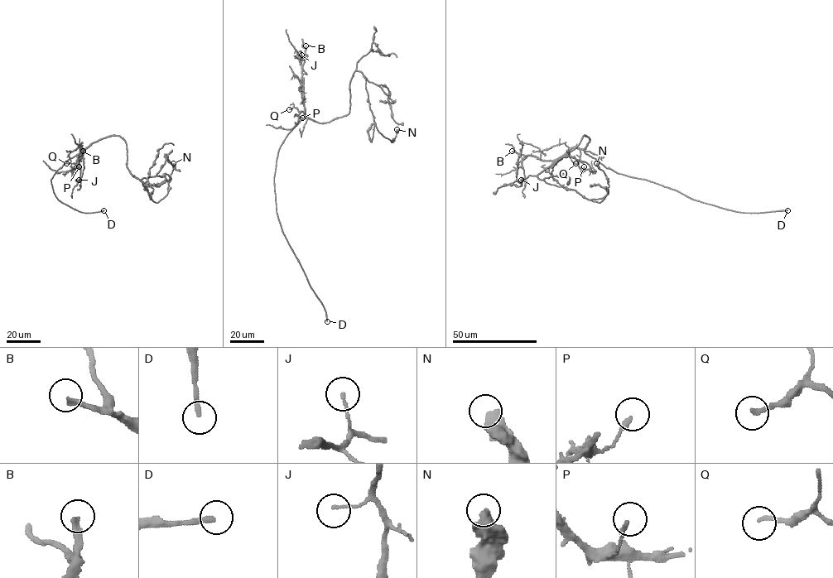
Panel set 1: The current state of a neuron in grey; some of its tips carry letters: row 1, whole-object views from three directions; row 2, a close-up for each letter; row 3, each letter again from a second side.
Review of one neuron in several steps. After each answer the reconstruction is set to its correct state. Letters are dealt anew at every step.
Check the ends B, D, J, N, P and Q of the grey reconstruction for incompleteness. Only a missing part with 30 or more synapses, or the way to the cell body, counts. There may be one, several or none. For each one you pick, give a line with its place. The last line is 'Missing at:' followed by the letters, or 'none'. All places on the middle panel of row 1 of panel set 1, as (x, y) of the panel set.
B: at (305, 45)
D: at (327, 321)
Missing at: B, D

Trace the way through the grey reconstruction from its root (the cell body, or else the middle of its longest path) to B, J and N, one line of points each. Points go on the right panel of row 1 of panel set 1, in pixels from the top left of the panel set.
B: (585, 152), (570, 147), (553, 160), (540, 160), (512, 151)
J: (585, 152), (570, 147), (553, 160), (540, 160), (525, 156), (522, 161), (524, 178), (521, 180)
N: (585, 152), (589, 138), (584, 136), (577, 146), (537, 177), (600, 202), (609, 184), (596, 163)

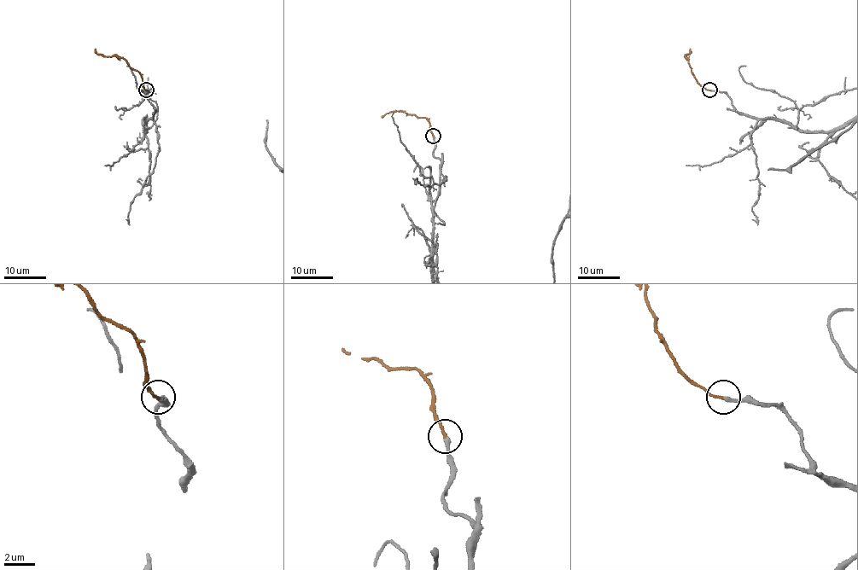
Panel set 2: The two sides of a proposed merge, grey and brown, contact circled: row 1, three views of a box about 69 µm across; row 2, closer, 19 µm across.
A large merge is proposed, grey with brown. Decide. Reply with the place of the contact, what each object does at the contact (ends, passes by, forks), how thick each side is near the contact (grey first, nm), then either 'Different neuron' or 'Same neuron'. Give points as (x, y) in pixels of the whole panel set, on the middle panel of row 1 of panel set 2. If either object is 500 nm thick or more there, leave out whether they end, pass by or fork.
Place: (433, 136). At the ring grey ends. At the ring brown ends. Thickness 260 nm (grey) against 180 nm. Same neuron

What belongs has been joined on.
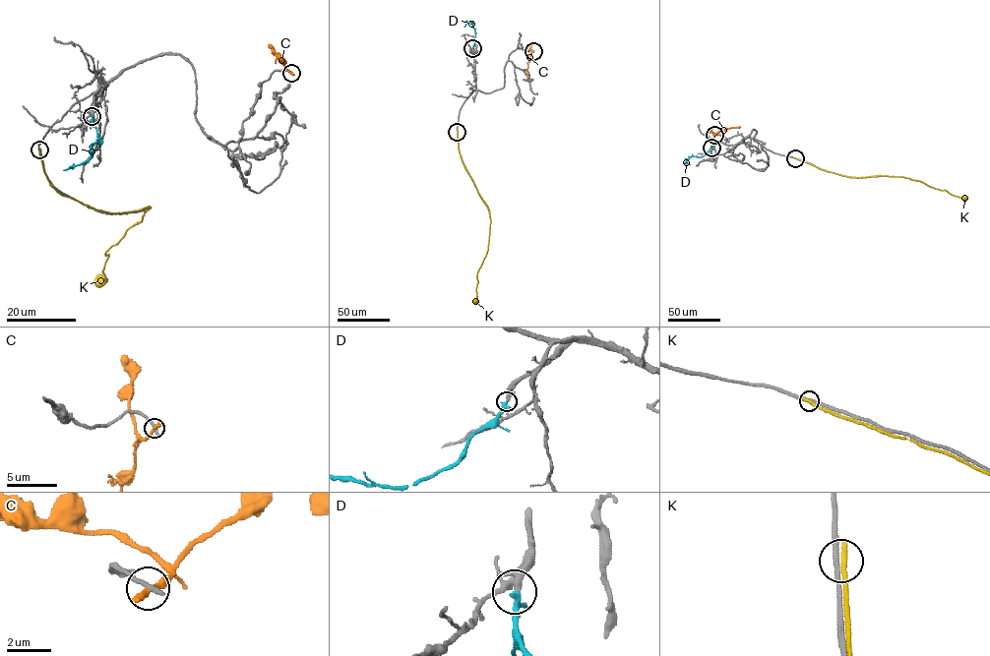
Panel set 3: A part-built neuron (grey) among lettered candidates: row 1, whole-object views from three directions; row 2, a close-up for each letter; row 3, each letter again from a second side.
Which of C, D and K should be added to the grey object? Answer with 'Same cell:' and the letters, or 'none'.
Same cell: D

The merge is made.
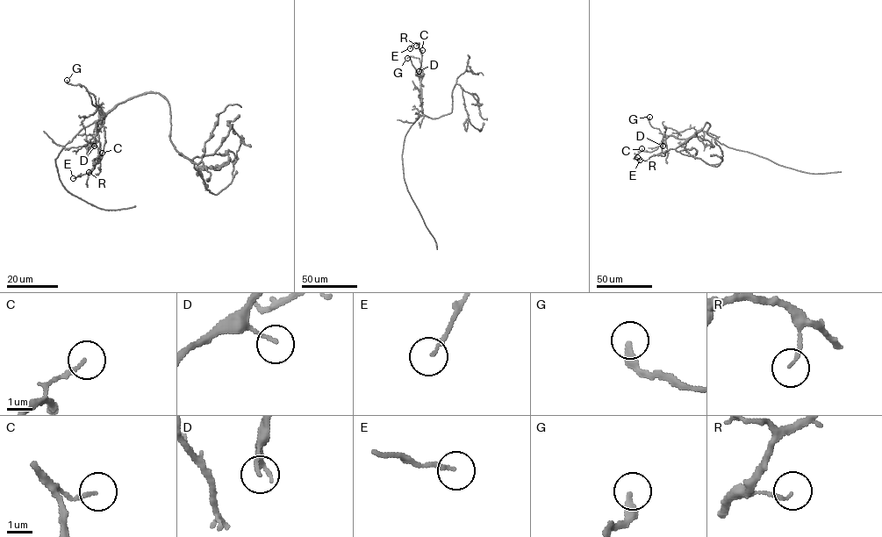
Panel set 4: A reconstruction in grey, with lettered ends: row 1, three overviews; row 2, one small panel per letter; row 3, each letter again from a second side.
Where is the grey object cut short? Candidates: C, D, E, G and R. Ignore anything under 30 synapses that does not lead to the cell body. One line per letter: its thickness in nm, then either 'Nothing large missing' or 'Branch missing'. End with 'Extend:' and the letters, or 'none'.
C: Thickness 130 nm. Nothing large missing
D: Thickness 100 nm. Nothing large missing
E: Thickness 150 nm. Nothing large missing
G: Thickness 320 nm. Nothing large missing
R: Thickness 120 nm. Nothing large missing
Extend: none

